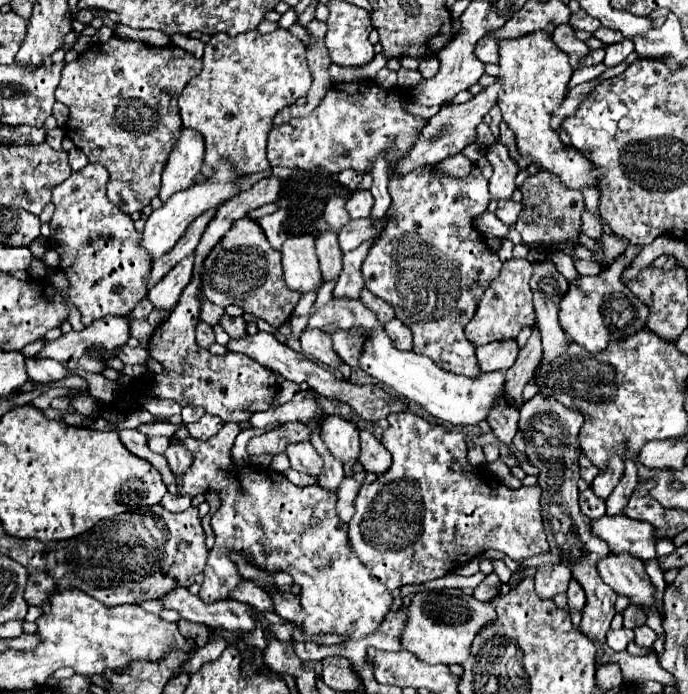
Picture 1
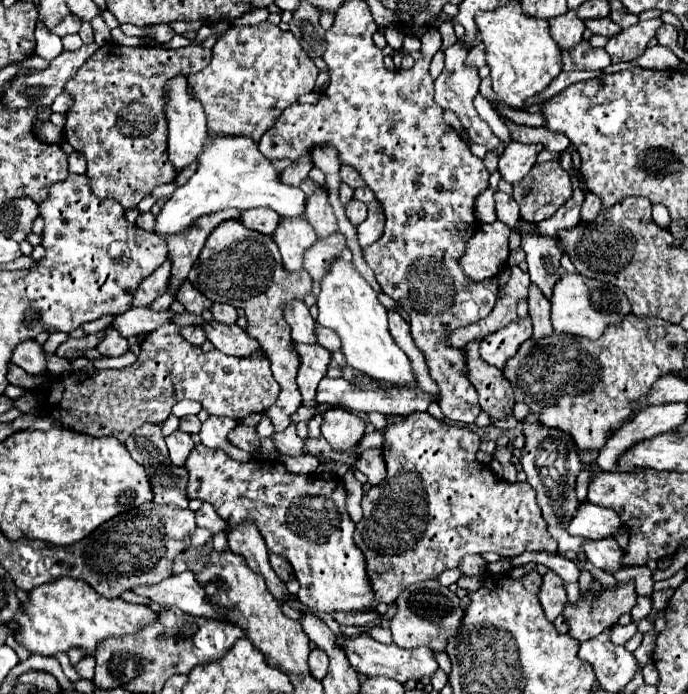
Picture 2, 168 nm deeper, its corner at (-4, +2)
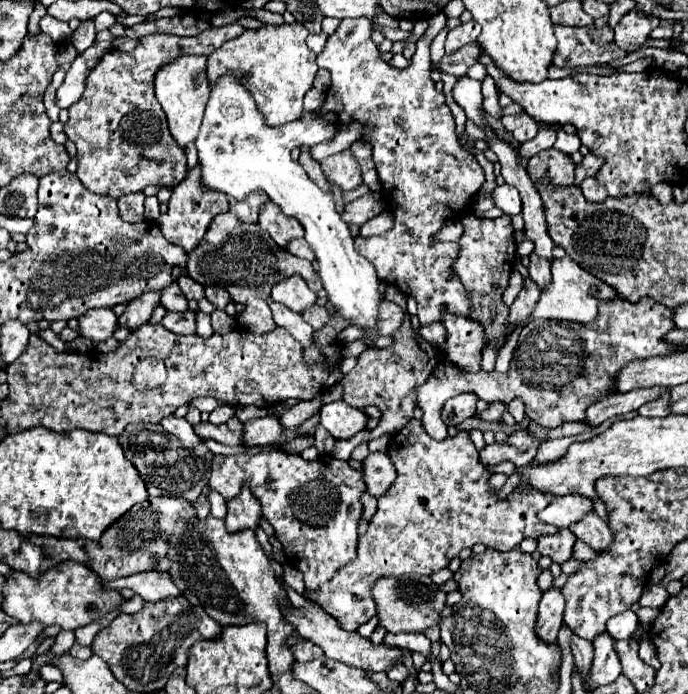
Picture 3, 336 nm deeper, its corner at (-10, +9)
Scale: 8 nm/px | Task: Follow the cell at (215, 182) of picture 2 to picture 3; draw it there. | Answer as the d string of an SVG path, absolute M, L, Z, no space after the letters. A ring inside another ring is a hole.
M225 73L211 89L203 125L195 141L199 151L199 163L203 171L203 185L215 191L223 191L233 199L247 199L251 191L265 191L269 199L281 207L289 217L295 217L305 229L305 241L315 253L319 275L329 301L337 311L353 325L369 331L367 345L373 347L377 333L377 309L381 303L379 277L375 267L361 257L353 247L353 237L347 223L335 209L331 191L319 189L305 169L291 159L291 149L301 145L315 146L335 135L335 125L305 113L301 119L271 127L265 123L263 113L257 109L255 99L243 87L235 73Z

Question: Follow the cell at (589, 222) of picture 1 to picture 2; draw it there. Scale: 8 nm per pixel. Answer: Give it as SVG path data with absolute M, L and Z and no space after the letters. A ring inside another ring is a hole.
M587 192L587 194L585 194L585 202L583 202L583 206L581 206L581 220L583 220L583 222L595 220L597 214L599 214L599 210L601 210L601 200L599 200L595 194Z

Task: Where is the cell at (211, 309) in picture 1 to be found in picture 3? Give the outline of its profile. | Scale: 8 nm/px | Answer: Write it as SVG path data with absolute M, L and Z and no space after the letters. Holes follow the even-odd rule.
M181 275L181 277L177 279L177 285L181 287L181 291L183 291L183 295L185 295L187 299L199 301L199 299L205 297L205 295L203 295L203 285L195 283L189 275Z

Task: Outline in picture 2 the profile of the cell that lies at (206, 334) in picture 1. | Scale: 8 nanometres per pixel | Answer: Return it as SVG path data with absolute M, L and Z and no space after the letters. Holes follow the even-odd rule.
M197 324L183 326L183 328L181 328L181 336L187 338L187 342L191 342L191 344L195 344L195 346L201 346L201 344L207 340L203 326L197 326Z

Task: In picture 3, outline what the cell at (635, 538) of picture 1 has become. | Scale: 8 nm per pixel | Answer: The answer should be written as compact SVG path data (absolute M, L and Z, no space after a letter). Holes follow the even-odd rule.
M563 495L563 497L553 499L537 515L543 523L555 525L555 527L569 527L571 523L587 515L587 511L593 511L591 499L583 499L581 495Z

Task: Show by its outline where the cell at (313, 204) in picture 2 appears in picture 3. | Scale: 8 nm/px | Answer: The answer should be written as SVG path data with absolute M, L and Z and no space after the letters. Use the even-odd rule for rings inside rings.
M301 147L301 155L299 155L299 163L303 165L303 169L307 171L307 175L321 187L321 189L329 189L329 183L325 181L325 175L323 175L323 171L321 171L321 167L319 167L319 163L311 157L311 147Z

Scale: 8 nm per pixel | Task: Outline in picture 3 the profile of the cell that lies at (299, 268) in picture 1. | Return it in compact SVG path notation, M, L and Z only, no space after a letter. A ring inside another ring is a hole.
M267 201L259 211L259 227L263 227L263 231L267 231L279 247L285 247L291 239L303 237L303 227L299 227L299 221L283 215L271 201Z

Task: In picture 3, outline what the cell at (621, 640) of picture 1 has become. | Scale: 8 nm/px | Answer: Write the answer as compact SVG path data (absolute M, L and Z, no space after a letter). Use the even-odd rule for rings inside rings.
M623 611L623 615L615 615L607 621L607 633L613 639L629 639L637 625L639 625L637 615L633 611Z

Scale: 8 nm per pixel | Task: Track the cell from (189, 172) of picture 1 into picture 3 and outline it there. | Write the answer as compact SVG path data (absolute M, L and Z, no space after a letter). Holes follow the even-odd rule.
M181 55L181 57L169 61L167 65L163 65L155 73L157 101L161 103L161 107L167 115L173 139L181 147L185 147L187 143L193 143L197 139L197 133L201 127L201 119L203 119L205 105L207 105L207 95L209 95L209 79L207 79L205 67L207 67L205 55Z

